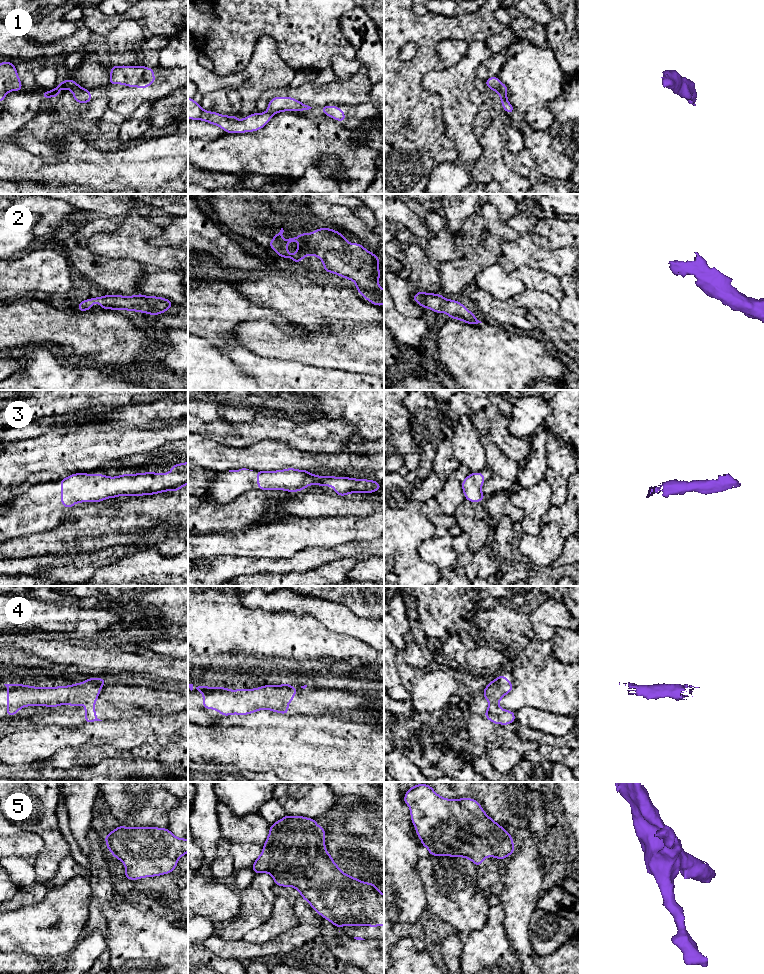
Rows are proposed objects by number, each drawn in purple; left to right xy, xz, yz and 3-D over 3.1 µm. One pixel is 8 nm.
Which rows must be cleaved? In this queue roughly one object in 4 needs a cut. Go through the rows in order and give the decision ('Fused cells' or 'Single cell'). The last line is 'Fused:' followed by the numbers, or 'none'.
1: Single cell
2: Single cell
3: Single cell
4: Single cell
5: Single cell
Fused: none

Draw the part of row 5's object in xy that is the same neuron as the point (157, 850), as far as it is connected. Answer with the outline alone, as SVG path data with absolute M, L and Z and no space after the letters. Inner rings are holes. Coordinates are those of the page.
M119 826L105 835L108 850L125 866L125 879L137 880L173 872L178 859L188 852L188 840L177 838L168 828Z

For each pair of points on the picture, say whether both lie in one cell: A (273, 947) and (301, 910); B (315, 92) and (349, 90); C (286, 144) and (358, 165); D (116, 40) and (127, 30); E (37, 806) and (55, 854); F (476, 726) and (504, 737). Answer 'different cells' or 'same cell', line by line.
A: same cell
B: same cell
C: same cell
D: same cell
E: same cell
F: different cells

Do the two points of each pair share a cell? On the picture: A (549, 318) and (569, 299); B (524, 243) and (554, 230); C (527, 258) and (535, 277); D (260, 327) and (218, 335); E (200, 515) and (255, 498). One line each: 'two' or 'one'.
A: two
B: two
C: two
D: two
E: one

